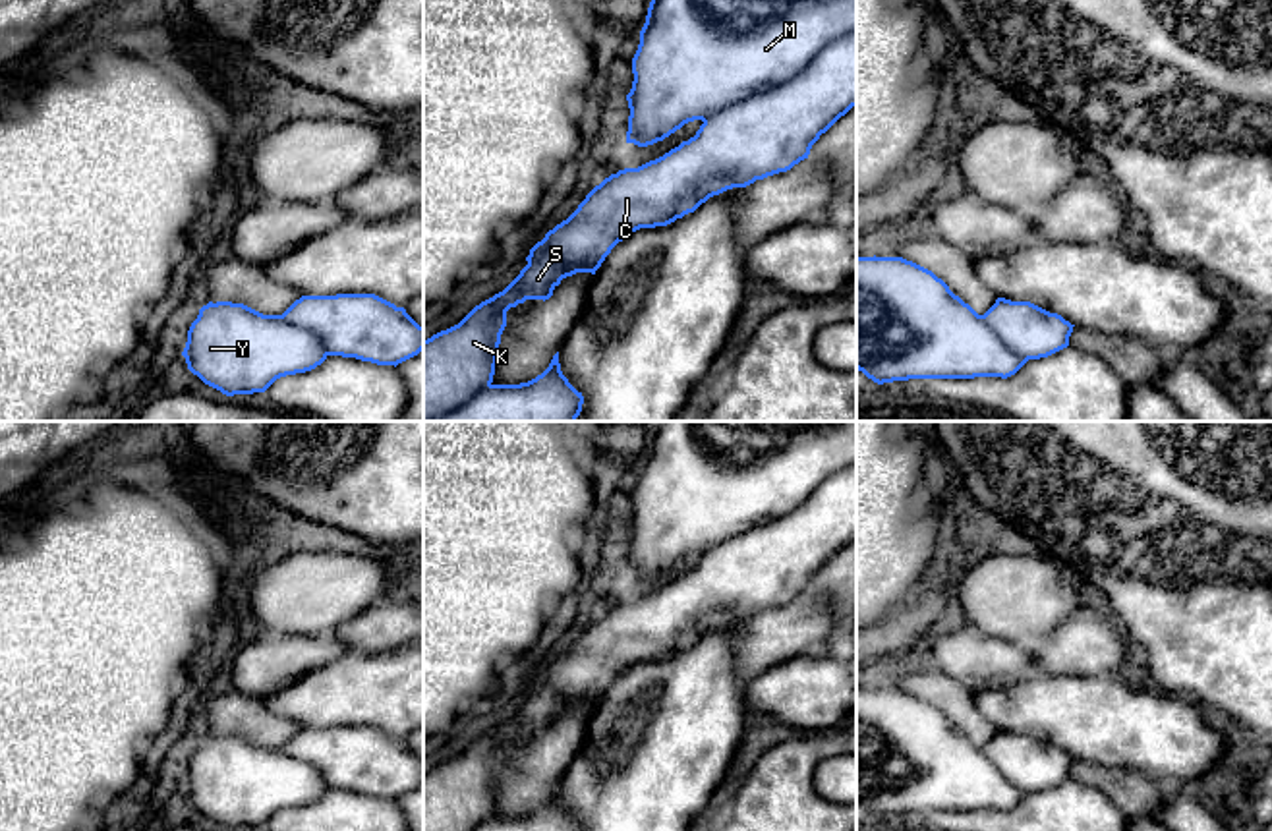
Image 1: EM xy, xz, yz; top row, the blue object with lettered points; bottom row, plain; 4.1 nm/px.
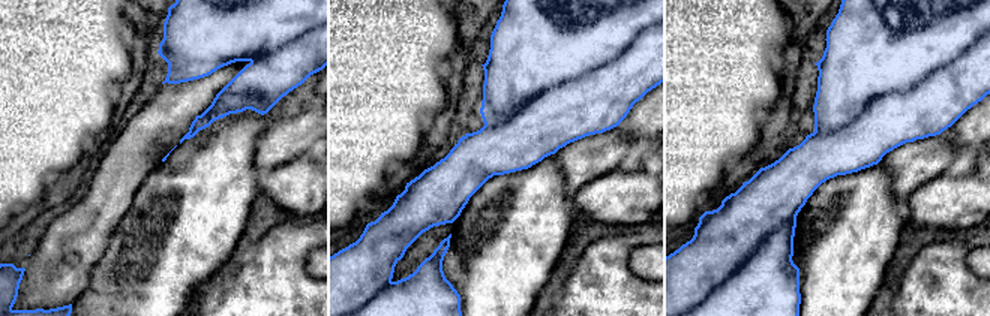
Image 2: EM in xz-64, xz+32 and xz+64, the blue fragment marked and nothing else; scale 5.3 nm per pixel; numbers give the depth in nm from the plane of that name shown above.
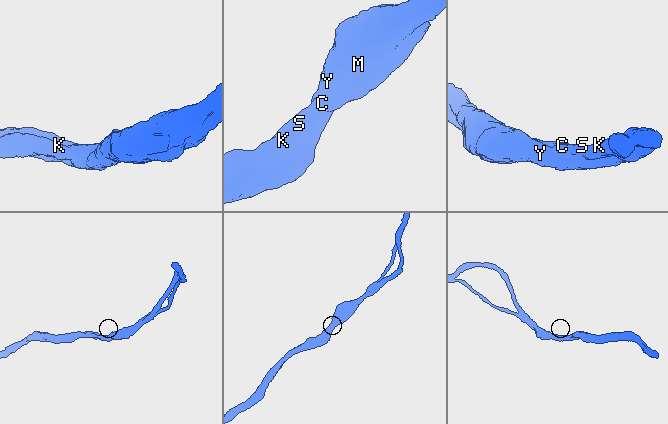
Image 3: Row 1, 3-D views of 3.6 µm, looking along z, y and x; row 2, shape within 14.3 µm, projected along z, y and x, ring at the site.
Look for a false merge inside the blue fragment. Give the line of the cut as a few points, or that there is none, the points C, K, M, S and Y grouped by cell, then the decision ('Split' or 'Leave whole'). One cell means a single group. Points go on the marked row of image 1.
No split. Groups: C K M S Y. Leave whole

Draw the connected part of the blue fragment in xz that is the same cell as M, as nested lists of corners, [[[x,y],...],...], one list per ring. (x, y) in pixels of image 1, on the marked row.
[[[651,0],[632,73],[626,143],[648,147],[688,122],[704,124],[694,137],[663,157],[605,178],[566,220],[530,249],[528,265],[503,292],[476,305],[458,325],[423,340],[423,421],[576,421],[584,396],[563,375],[559,352],[549,367],[528,383],[493,383],[506,311],[526,300],[549,300],[566,276],[595,274],[628,234],[667,226],[713,195],[787,172],[808,158],[820,135],[856,106],[856,0]]]

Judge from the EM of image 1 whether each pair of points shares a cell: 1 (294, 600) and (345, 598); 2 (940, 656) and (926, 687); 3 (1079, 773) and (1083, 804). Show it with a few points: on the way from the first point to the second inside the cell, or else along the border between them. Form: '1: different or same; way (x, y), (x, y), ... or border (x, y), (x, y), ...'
1: same; way (306, 598), (333, 598)
2: different; border (928, 661), (973, 692)
3: different; border (1069, 777), (1102, 791), (1120, 808)

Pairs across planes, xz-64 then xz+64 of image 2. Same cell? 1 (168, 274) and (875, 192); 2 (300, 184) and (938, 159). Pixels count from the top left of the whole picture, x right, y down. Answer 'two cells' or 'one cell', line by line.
1: one cell
2: two cells

